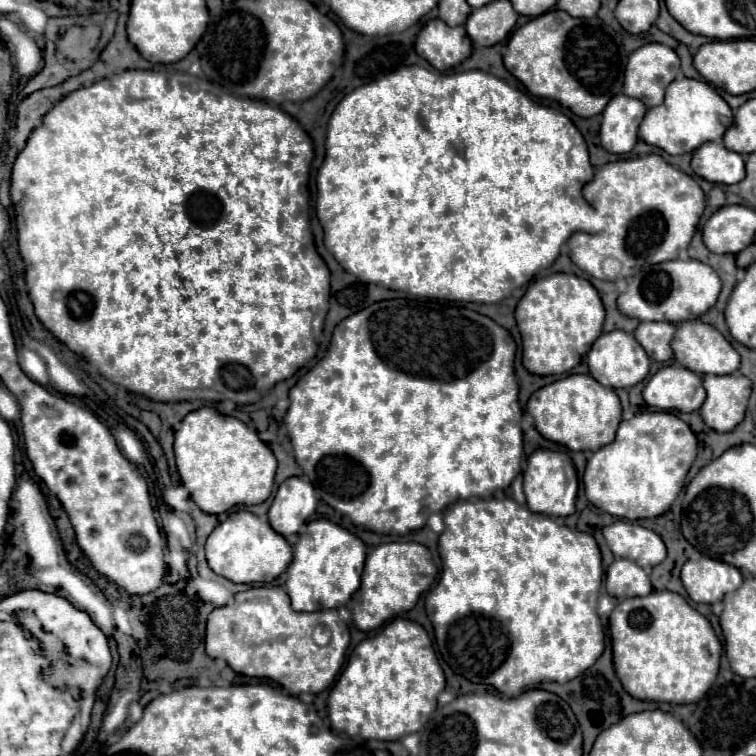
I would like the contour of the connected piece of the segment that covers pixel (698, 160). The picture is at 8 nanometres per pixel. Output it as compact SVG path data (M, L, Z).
M703 143L693 151L691 169L695 175L719 183L719 185L733 185L745 177L745 161L739 153L727 151L723 143Z

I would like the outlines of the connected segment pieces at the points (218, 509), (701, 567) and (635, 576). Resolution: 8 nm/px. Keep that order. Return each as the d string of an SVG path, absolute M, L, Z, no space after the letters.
M201 407L197 411L191 411L183 419L179 431L175 433L173 448L183 487L191 493L191 499L205 513L219 515L229 511L235 505L257 505L271 495L277 459L273 451L259 439L259 435L235 417L221 415L211 407Z
M701 557L699 561L687 561L683 565L681 581L695 603L717 603L725 593L739 589L743 577L729 563Z
M615 559L609 565L605 587L607 587L607 593L617 599L649 595L653 591L649 575L637 563L627 559Z

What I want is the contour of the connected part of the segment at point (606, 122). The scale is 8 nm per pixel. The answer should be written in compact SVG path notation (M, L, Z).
M615 95L603 111L599 129L601 145L609 153L629 153L637 143L637 131L647 107L633 97Z

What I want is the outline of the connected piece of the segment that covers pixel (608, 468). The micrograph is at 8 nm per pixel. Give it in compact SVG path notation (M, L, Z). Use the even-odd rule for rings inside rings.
M665 411L639 413L629 421L621 421L615 441L595 451L593 457L587 461L587 469L583 475L585 495L597 509L615 517L623 517L629 521L643 517L659 517L671 507L677 493L681 491L695 455L697 455L697 437L693 435L693 431L685 421Z

